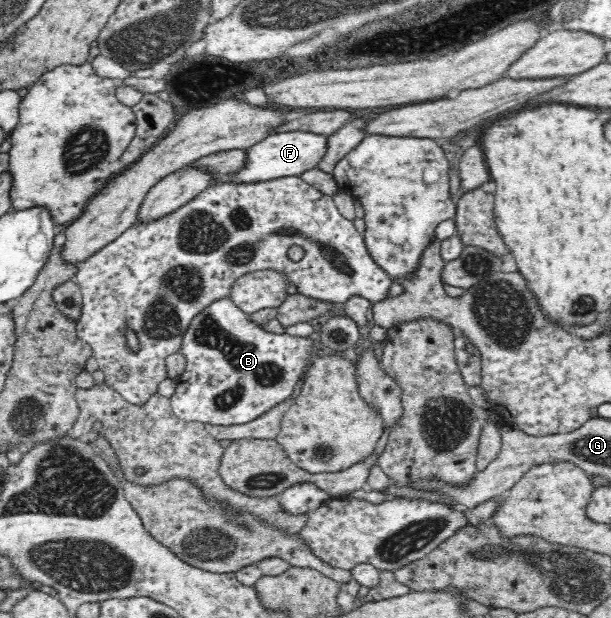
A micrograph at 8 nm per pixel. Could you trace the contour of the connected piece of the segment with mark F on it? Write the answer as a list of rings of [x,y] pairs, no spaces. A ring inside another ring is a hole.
[[[284,131],[265,137],[260,143],[246,150],[247,162],[236,173],[221,175],[218,180],[228,176],[234,181],[268,181],[276,177],[290,177],[303,174],[314,169],[322,161],[328,149],[328,135],[320,135],[308,131]]]

